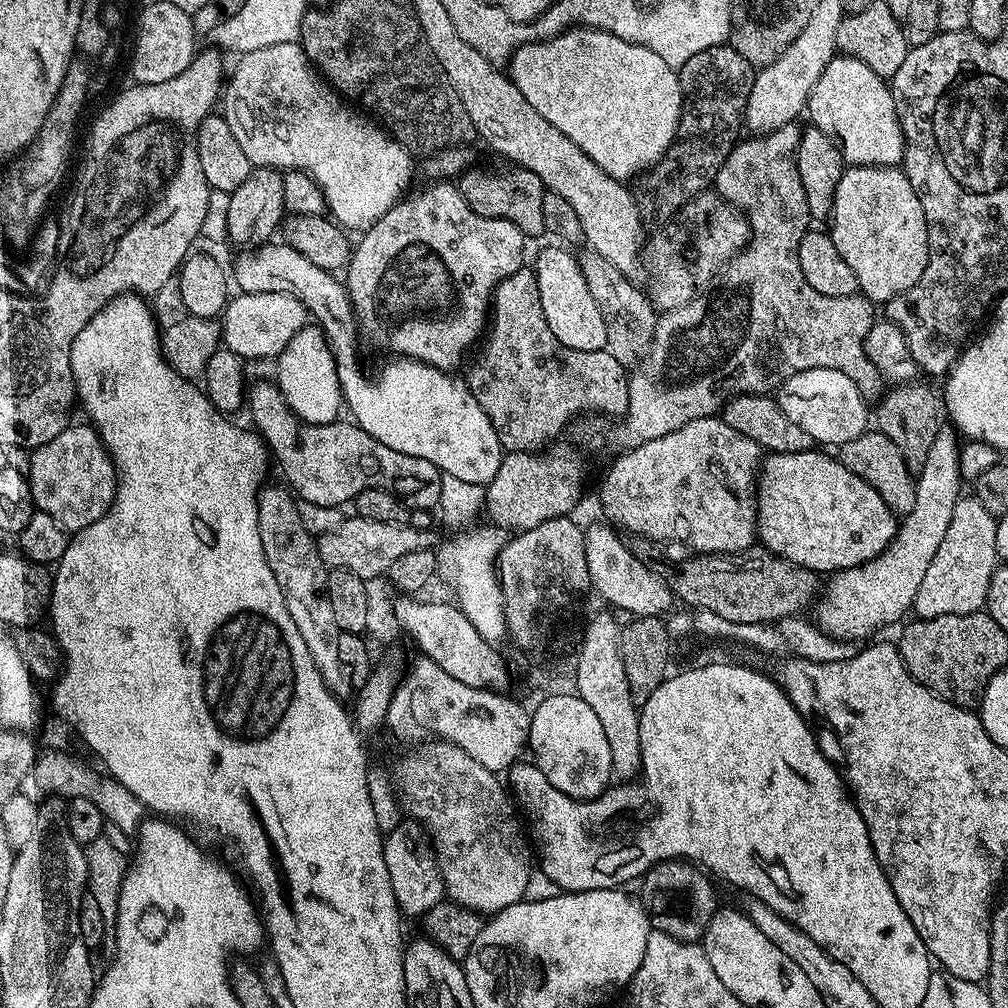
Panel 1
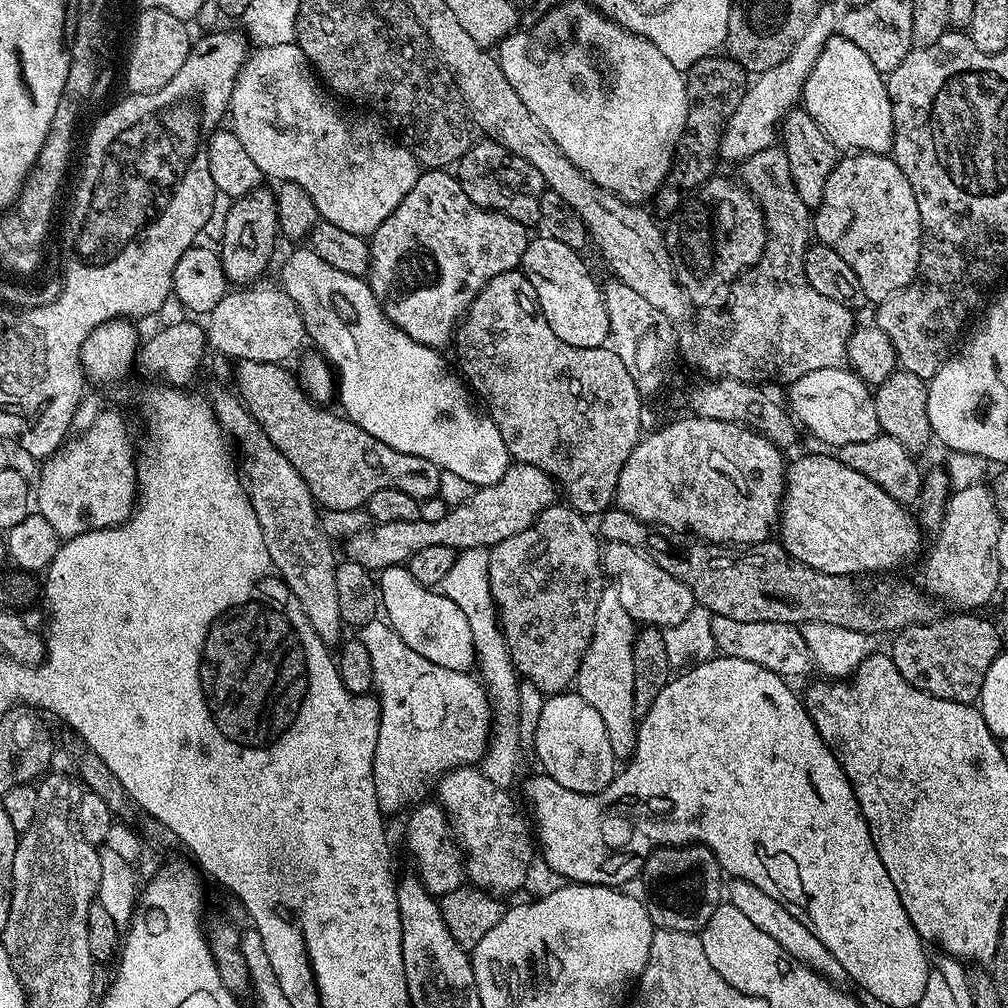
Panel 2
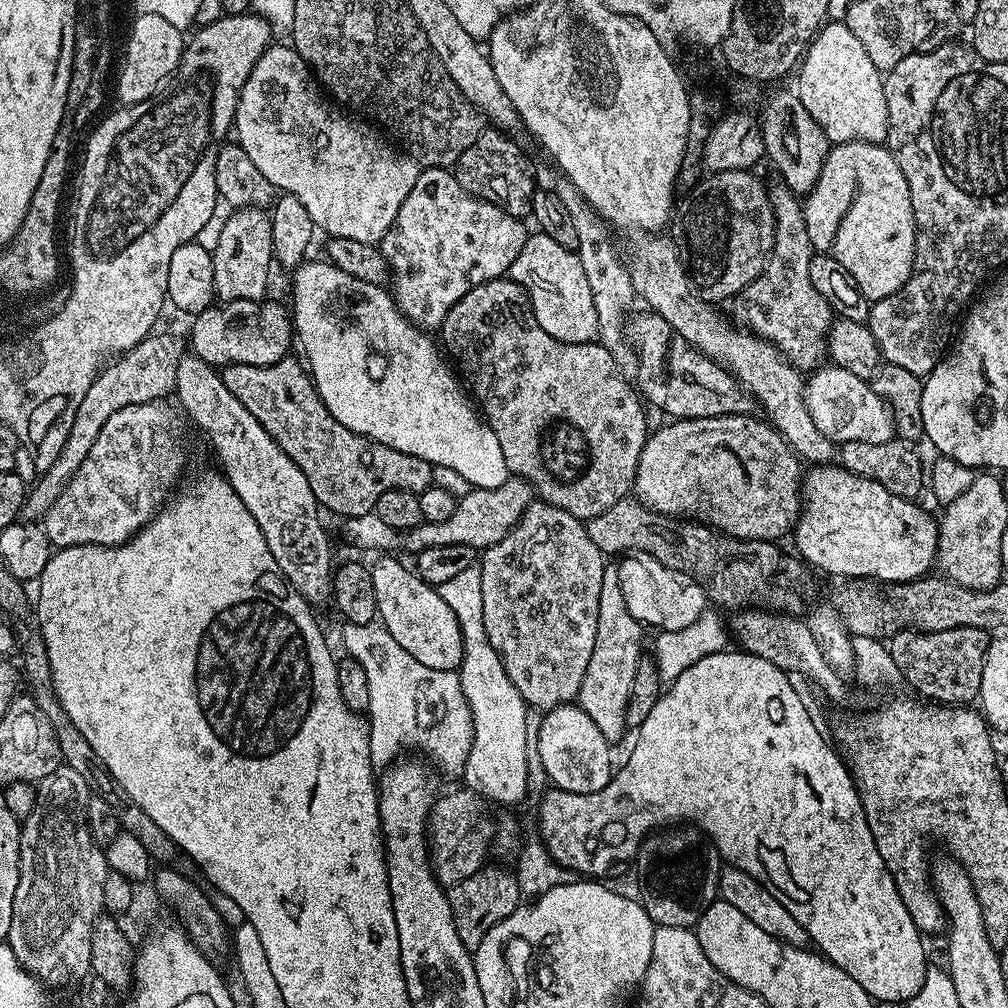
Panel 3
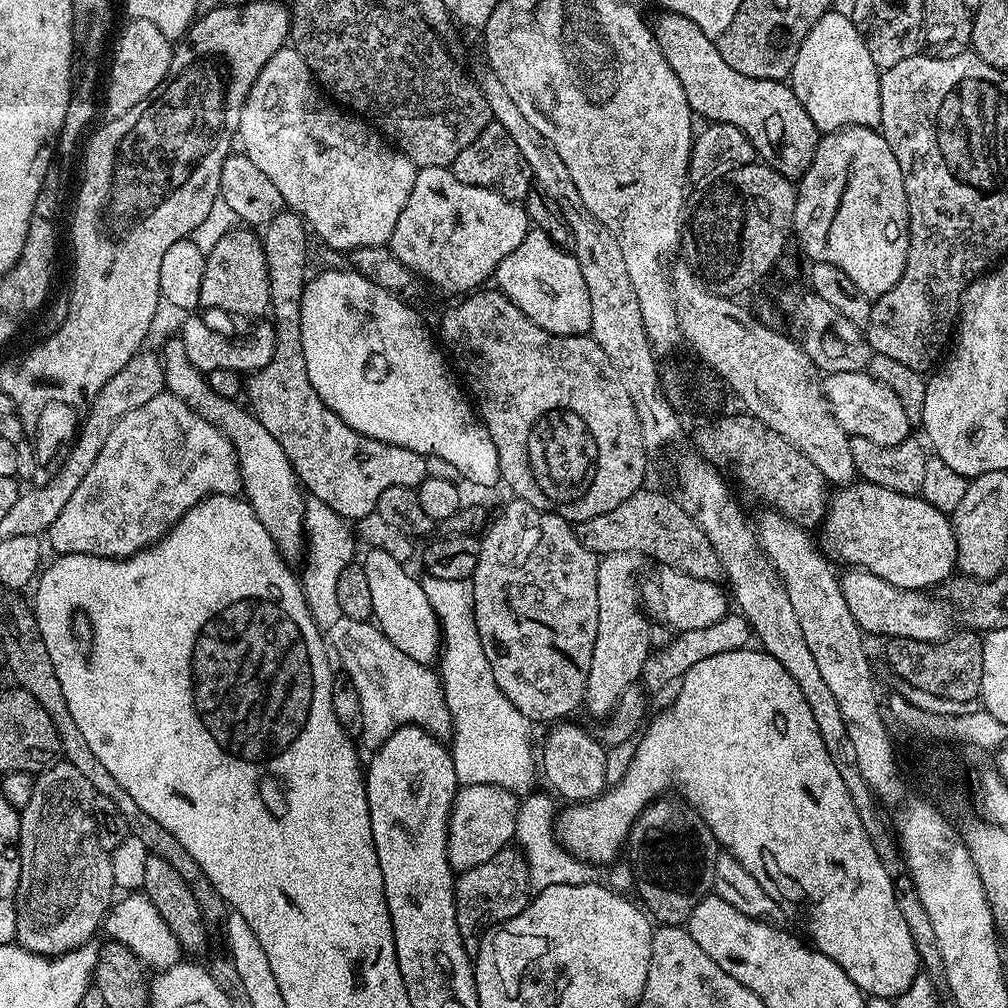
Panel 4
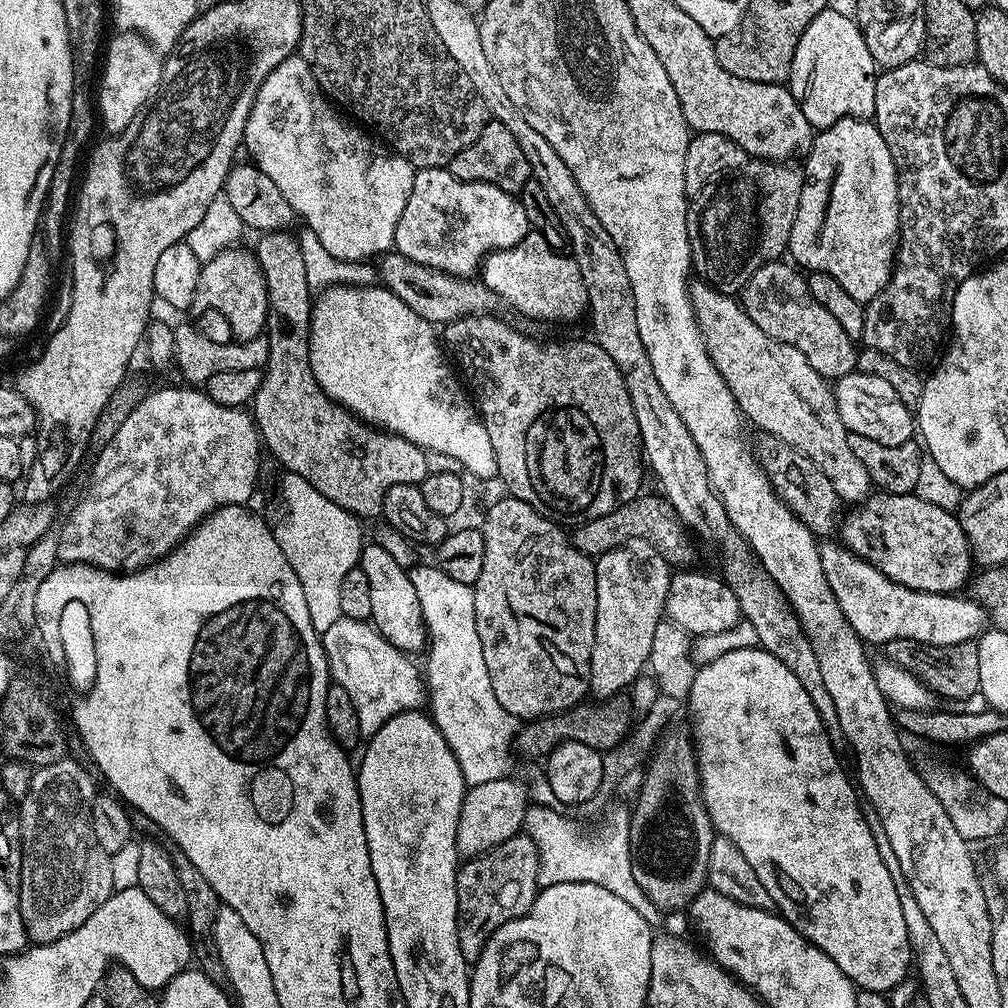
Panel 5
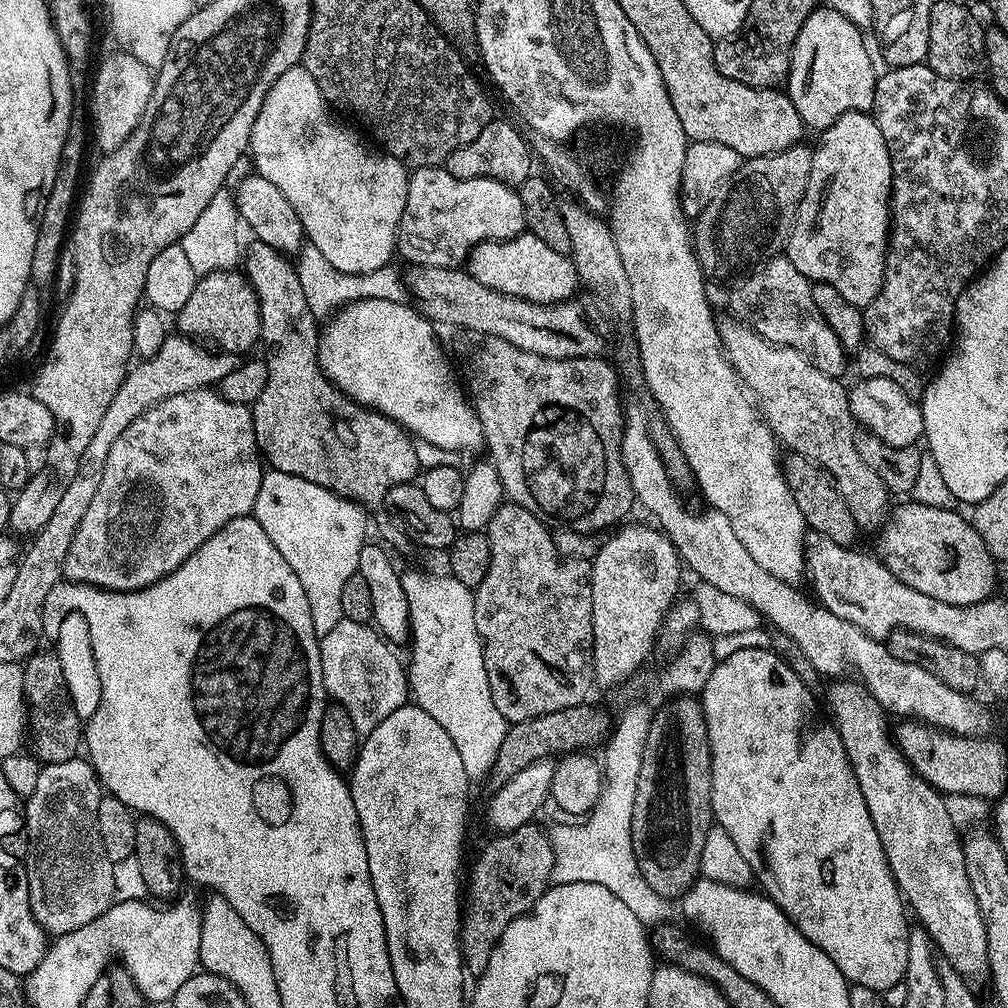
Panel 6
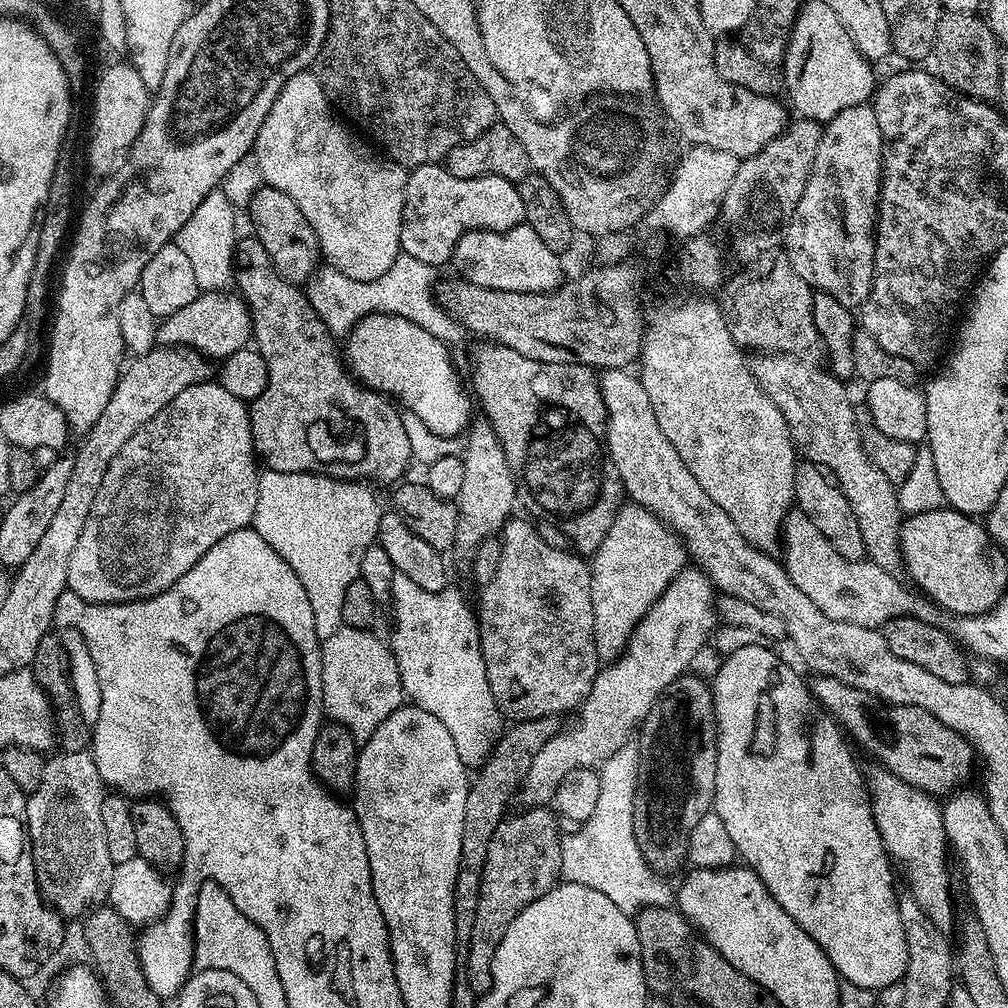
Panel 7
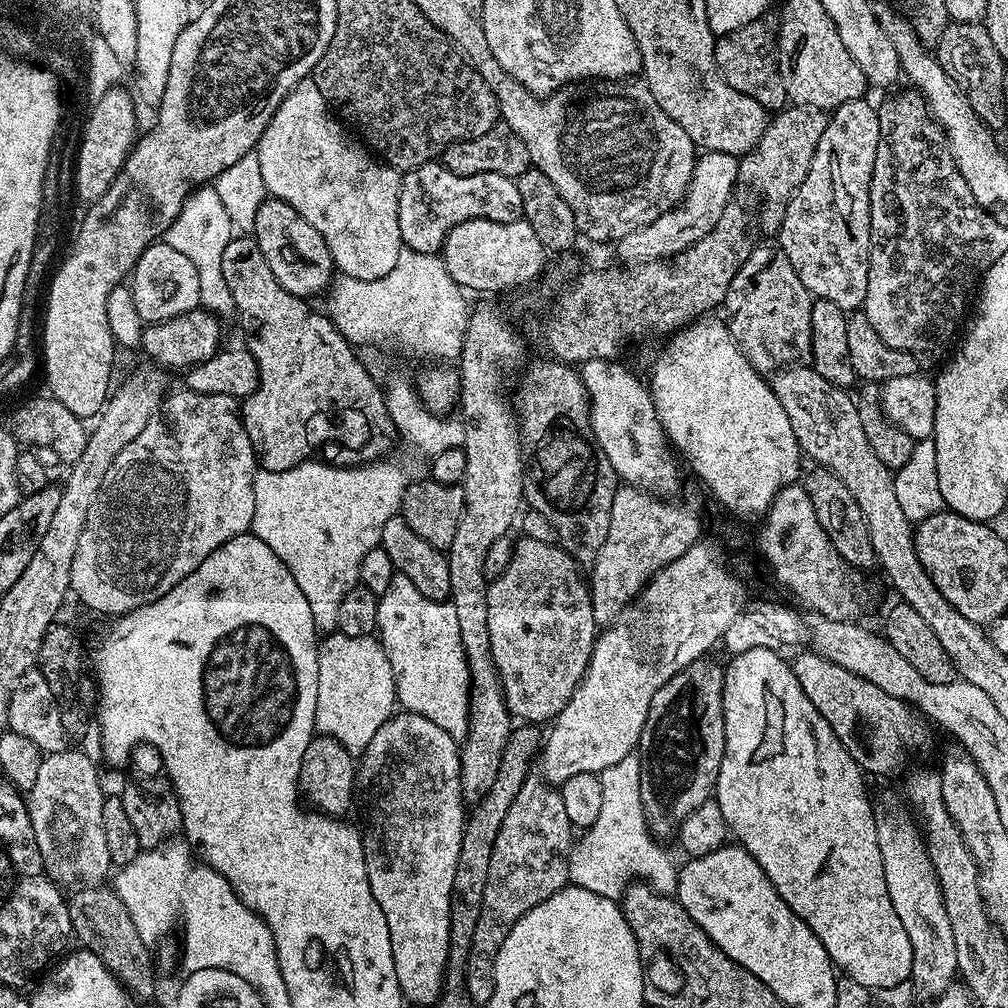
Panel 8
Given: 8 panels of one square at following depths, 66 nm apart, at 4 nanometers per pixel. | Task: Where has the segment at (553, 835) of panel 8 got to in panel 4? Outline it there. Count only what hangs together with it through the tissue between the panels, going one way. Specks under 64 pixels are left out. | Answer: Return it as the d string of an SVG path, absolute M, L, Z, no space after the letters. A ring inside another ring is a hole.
M509 846L488 862L474 866L459 873L454 880L456 894L456 921L458 934L464 943L464 949L474 954L480 948L480 942L504 921L514 918L528 905L530 887L528 883L527 862L519 847Z

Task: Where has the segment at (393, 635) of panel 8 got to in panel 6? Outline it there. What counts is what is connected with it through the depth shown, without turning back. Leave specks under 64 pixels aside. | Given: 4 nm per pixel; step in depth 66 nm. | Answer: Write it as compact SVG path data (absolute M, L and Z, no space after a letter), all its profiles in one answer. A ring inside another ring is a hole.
M404 570L400 572L400 582L407 604L410 636L412 640L416 639L414 703L417 708L426 710L426 714L430 714L430 718L446 730L446 734L450 734L450 742L458 746L458 755L462 757L462 766L466 766L469 778L487 777L498 758L498 746L502 746L502 738L506 738L510 725L502 714L498 714L498 706L494 706L490 682L486 678L484 648L474 622L473 589L455 580L451 574L422 576L418 572Z

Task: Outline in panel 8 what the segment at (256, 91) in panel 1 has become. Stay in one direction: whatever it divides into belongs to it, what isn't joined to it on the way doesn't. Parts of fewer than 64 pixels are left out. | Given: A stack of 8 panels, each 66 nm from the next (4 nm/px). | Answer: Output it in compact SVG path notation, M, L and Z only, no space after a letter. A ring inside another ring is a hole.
M309 78L298 82L298 86L294 86L294 90L290 90L290 94L284 96L282 106L278 106L274 118L270 118L270 122L266 126L262 138L256 144L254 151L258 158L258 166L262 166L262 182L264 183L267 195L286 202L306 222L310 222L310 226L314 226L314 230L318 230L318 234L322 234L322 238L332 255L333 265L343 275L350 276L353 280L382 278L386 274L390 274L390 270L394 270L394 262L398 262L398 254L402 247L400 227L398 226L398 202L400 201L400 182L402 176L397 169L391 168L389 164L377 159L355 135L352 135L353 137L347 136L344 131L346 131L345 125L337 119L332 109L329 108L328 100L322 98L322 90L318 90L318 86Z

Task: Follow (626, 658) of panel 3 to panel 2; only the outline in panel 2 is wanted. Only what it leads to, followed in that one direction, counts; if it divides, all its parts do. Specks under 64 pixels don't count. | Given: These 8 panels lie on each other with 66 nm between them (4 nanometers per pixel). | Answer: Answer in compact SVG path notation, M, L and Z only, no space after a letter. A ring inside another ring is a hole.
M605 587L602 598L598 598L598 610L594 610L594 634L590 638L590 646L580 660L580 668L574 681L575 691L580 693L598 714L602 714L602 723L606 725L606 738L610 738L610 746L614 750L617 761L624 762L636 750L638 739L638 717L634 714L634 642L638 625L626 614L626 606L618 599L615 587Z

